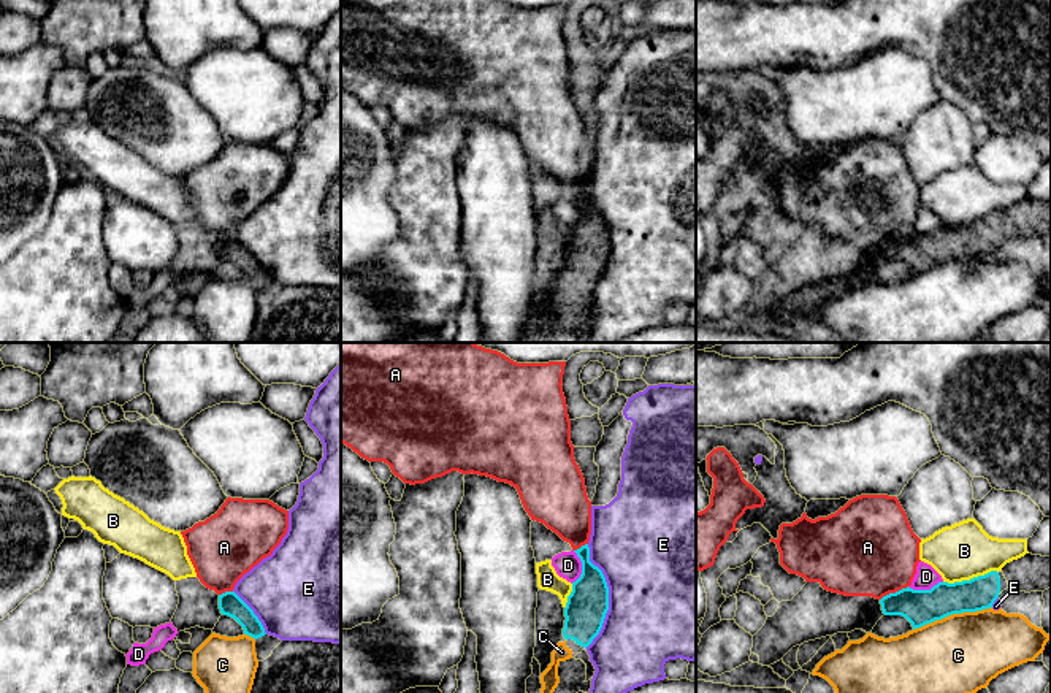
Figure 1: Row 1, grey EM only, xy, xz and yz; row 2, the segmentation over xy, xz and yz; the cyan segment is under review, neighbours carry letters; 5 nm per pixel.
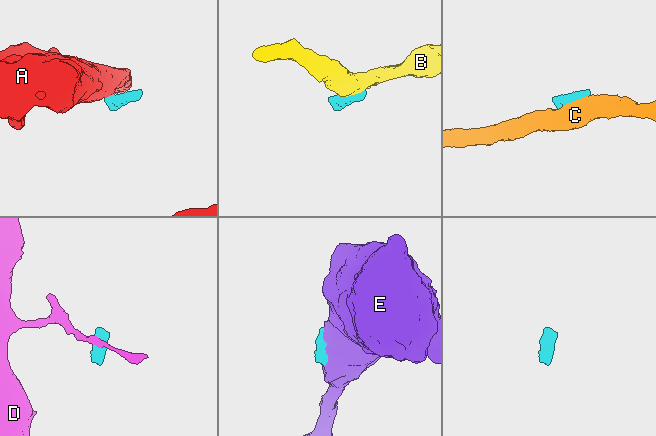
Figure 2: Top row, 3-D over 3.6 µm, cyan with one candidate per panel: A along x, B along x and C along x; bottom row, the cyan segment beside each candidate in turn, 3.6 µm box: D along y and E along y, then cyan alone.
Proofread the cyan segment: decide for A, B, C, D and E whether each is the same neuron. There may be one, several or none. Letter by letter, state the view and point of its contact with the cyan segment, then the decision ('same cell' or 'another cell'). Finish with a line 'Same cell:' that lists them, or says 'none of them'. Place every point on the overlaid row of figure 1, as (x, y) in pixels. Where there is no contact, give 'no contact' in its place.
A: yz (896, 592) | another cell
B: yz (970, 579) | another cell
C: yz (951, 614) | another cell
D: xz (582, 568) | another cell
E: xz (607, 597) | another cell
Same cell: none of them

